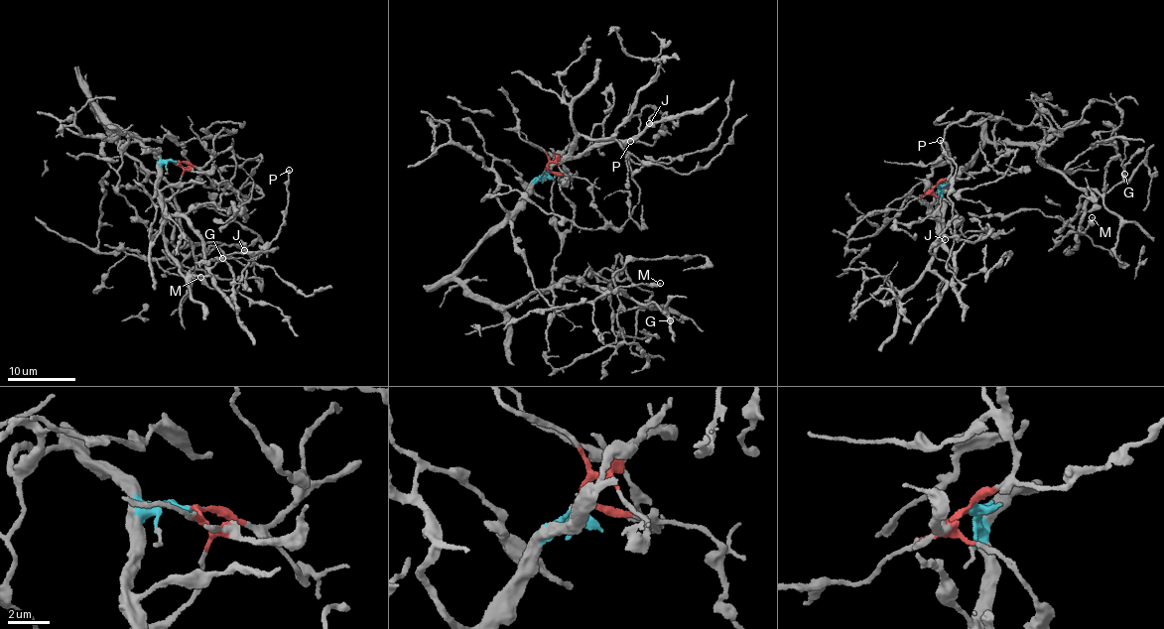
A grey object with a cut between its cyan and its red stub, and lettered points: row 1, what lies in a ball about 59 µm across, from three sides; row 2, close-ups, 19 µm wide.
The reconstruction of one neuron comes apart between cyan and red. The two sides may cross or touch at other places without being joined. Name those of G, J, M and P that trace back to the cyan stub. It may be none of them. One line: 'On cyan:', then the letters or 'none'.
On cyan: G, J, M, P

